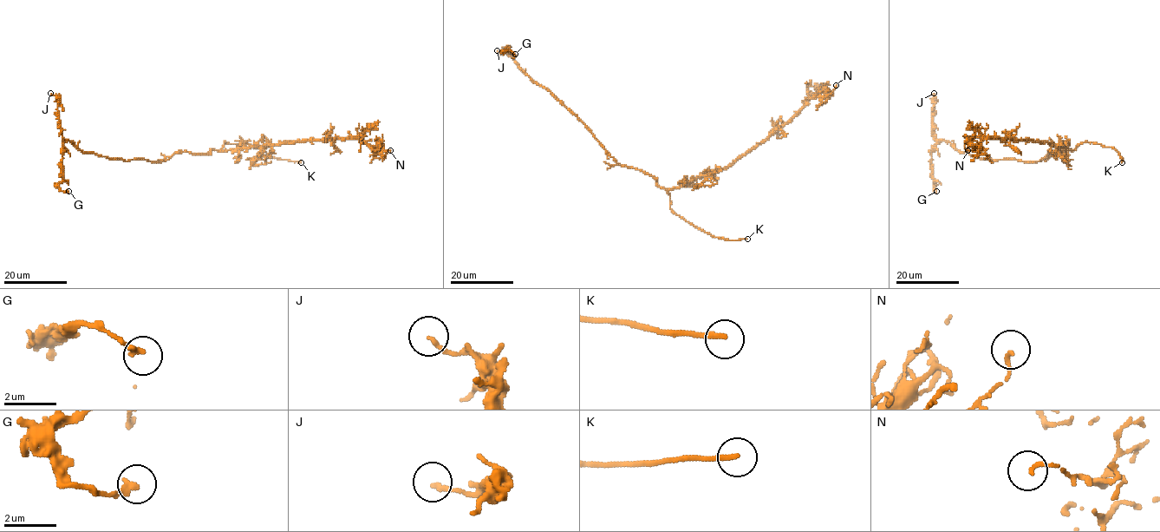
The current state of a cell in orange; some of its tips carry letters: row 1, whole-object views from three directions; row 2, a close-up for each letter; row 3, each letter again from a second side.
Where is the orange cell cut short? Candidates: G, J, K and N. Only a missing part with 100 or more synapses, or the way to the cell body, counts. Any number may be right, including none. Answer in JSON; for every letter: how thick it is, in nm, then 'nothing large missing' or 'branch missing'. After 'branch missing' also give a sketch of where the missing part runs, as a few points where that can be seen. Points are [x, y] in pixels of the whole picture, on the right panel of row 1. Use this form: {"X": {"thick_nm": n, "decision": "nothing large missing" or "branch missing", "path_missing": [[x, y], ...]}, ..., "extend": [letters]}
{"G": {"thick_nm": 200, "decision": "nothing large missing"}, "J": {"thick_nm": 170, "decision": "nothing large missing"}, "K": {"thick_nm": 200, "decision": "branch missing", "path_missing": [[1122, 162], [1110, 165], [1105, 160]]}, "N": {"thick_nm": 130, "decision": "nothing large missing"}, "extend": ["K"]}

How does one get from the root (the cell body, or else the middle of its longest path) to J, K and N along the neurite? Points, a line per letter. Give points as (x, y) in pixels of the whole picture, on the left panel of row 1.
J: (195, 154), (179, 152), (163, 161), (151, 161), (109, 159), (83, 153), (62, 138), (58, 98), (50, 93)
K: (195, 154), (220, 150), (224, 141), (257, 147), (272, 157), (301, 162)
N: (195, 154), (207, 154), (211, 149), (233, 150), (241, 147), (348, 138), (361, 139), (381, 152), (390, 150)

